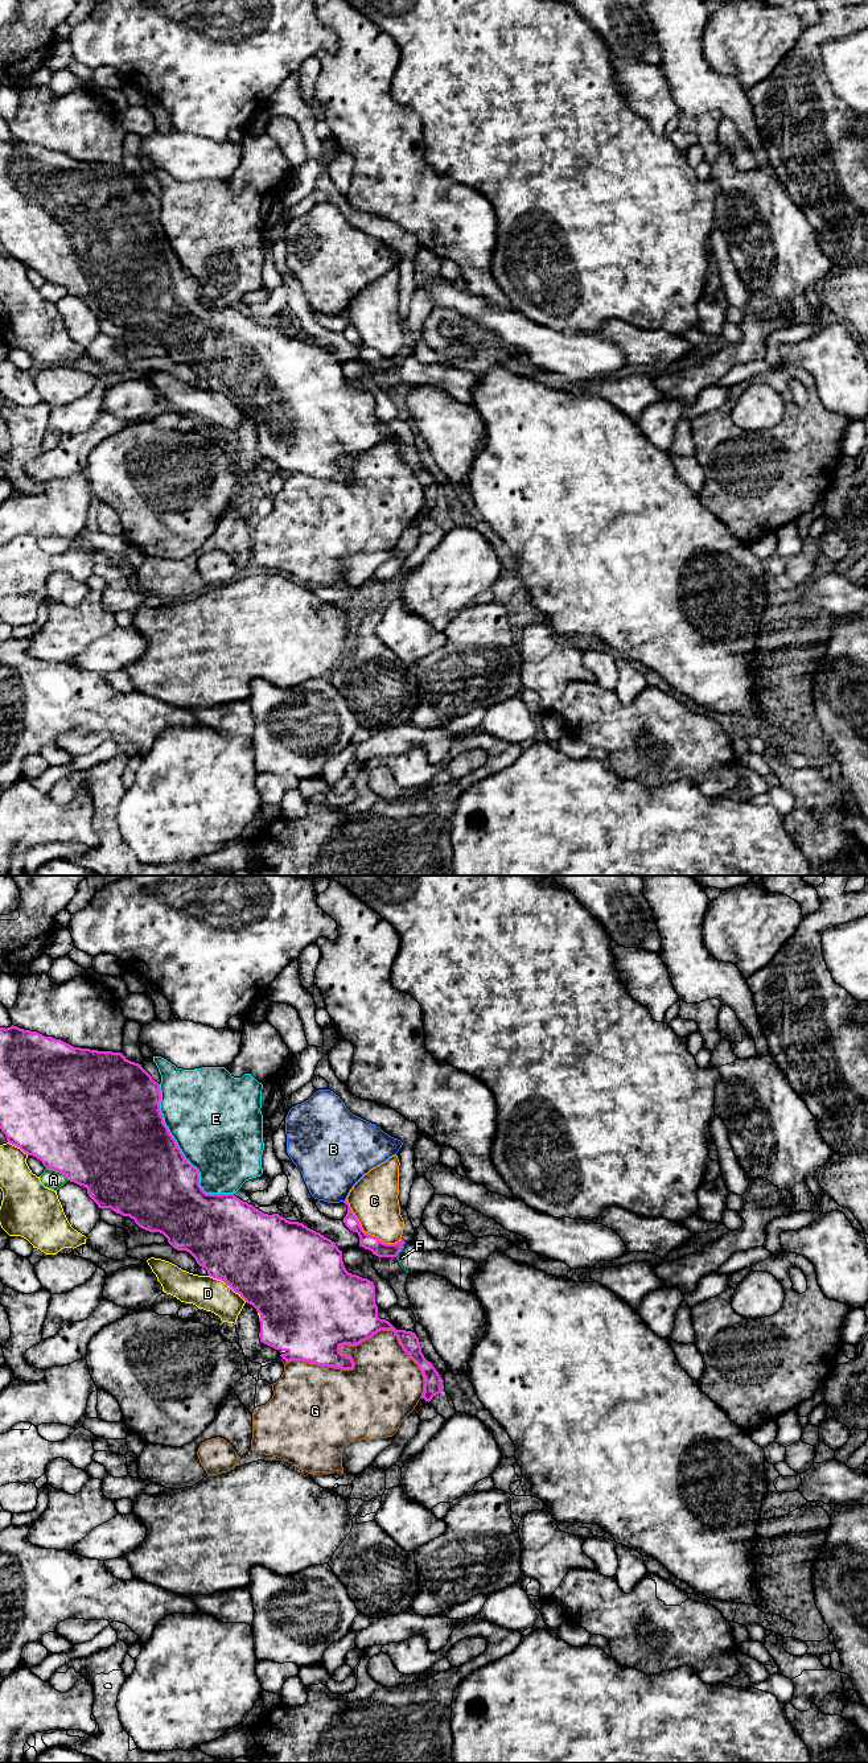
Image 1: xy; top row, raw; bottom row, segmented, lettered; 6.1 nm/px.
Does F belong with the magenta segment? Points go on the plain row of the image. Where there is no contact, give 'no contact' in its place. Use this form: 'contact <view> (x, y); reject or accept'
contact xy (400, 362); reject

